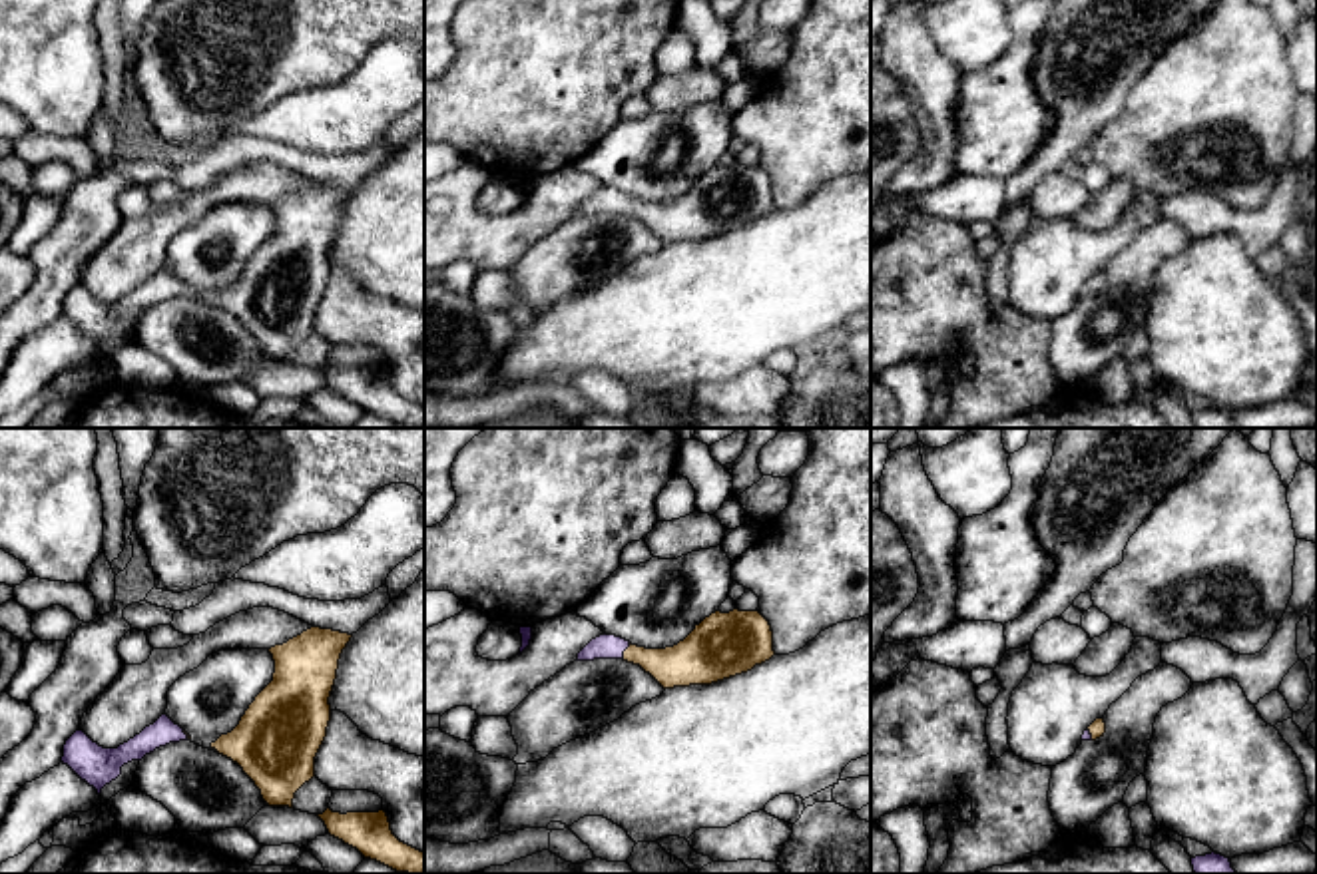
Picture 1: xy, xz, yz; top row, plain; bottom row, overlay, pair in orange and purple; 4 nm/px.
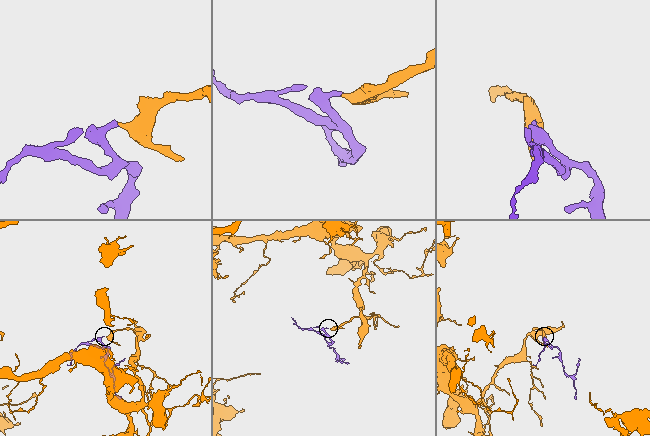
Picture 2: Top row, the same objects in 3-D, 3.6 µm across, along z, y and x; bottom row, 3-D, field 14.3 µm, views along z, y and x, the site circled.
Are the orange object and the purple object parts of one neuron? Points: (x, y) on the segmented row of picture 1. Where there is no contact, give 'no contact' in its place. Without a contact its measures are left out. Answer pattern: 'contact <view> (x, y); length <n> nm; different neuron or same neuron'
contact xz (624, 652); length 70 nm; same neuron

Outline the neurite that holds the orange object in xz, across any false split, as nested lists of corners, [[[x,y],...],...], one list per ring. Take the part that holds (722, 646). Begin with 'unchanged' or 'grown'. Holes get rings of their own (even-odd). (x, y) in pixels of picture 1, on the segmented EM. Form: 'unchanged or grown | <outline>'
grown | [[[715,611],[677,645],[646,649],[616,635],[592,639],[576,661],[624,659],[640,665],[663,689],[711,685],[769,661],[773,631],[759,611]]]

